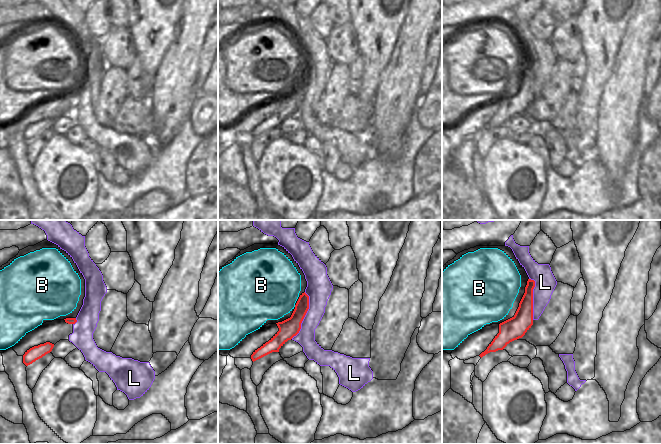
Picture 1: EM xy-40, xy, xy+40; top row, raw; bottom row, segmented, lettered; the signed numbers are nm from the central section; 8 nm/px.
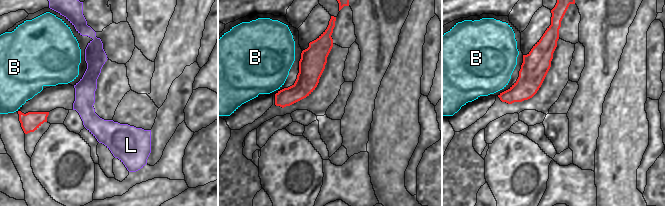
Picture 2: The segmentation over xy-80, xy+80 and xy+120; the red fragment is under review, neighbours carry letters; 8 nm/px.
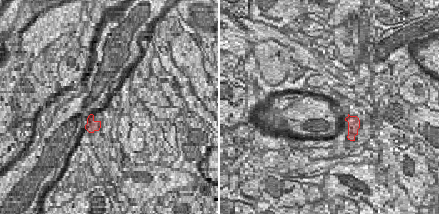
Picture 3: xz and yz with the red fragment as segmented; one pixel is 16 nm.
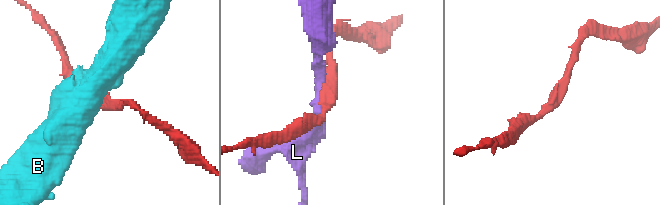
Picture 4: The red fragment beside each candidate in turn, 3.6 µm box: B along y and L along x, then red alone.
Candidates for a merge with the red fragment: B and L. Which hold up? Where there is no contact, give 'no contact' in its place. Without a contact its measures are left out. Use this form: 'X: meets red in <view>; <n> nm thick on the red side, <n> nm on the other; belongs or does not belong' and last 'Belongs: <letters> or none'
B: no contact; does not belong
L: meets red in xy; 150 nm thick on the red side, 200 nm on the other; does not belong
Belongs: none

